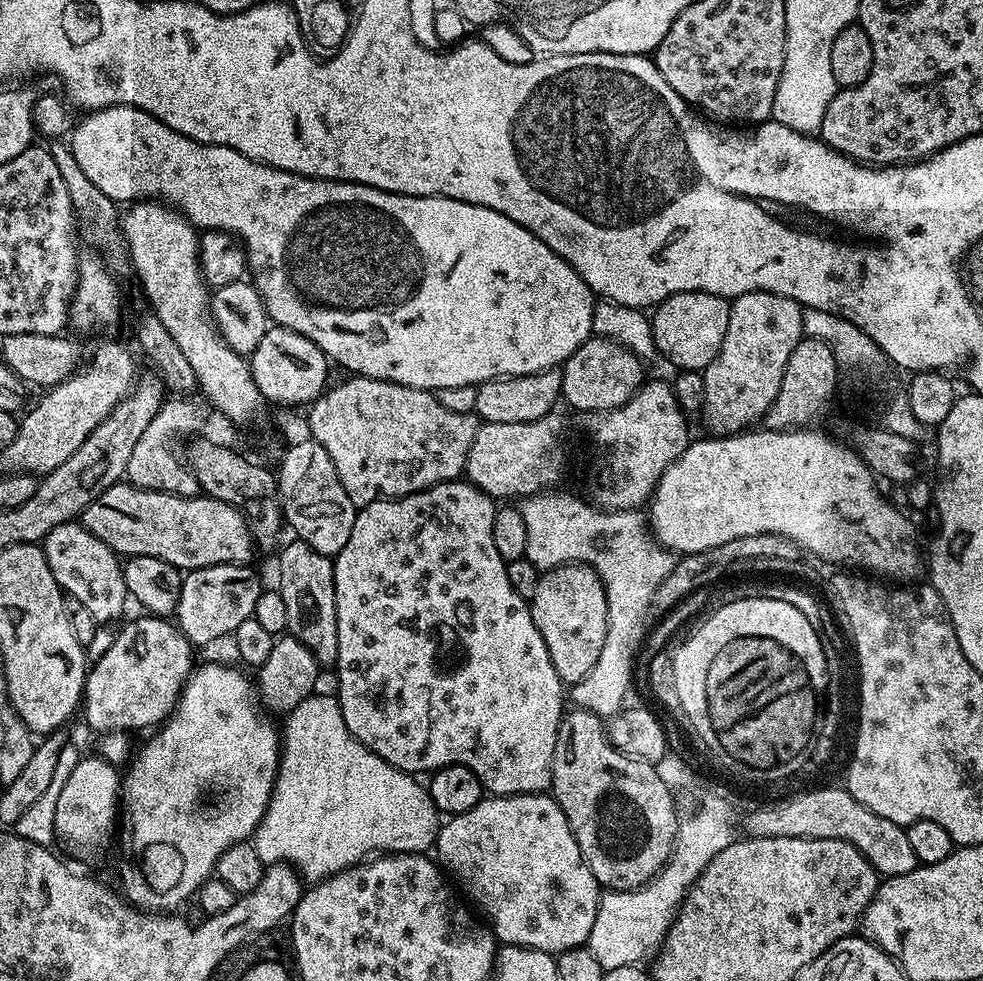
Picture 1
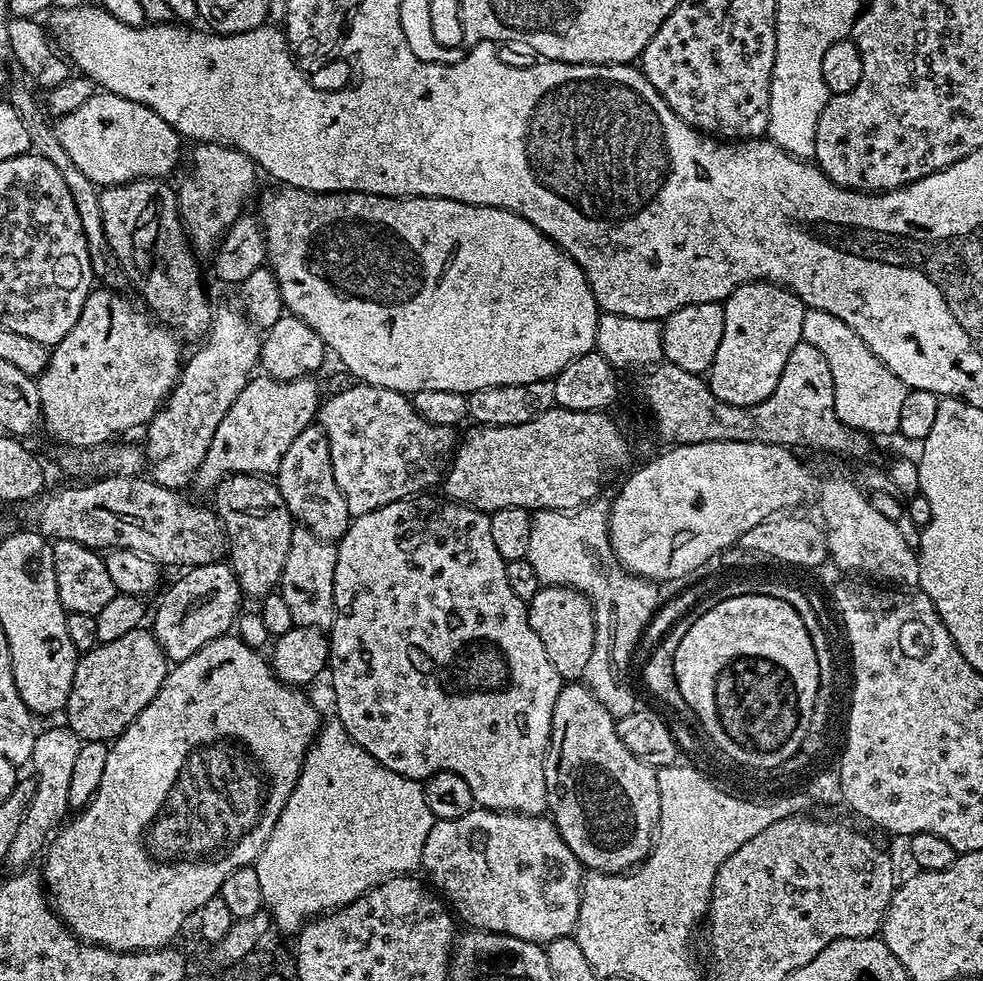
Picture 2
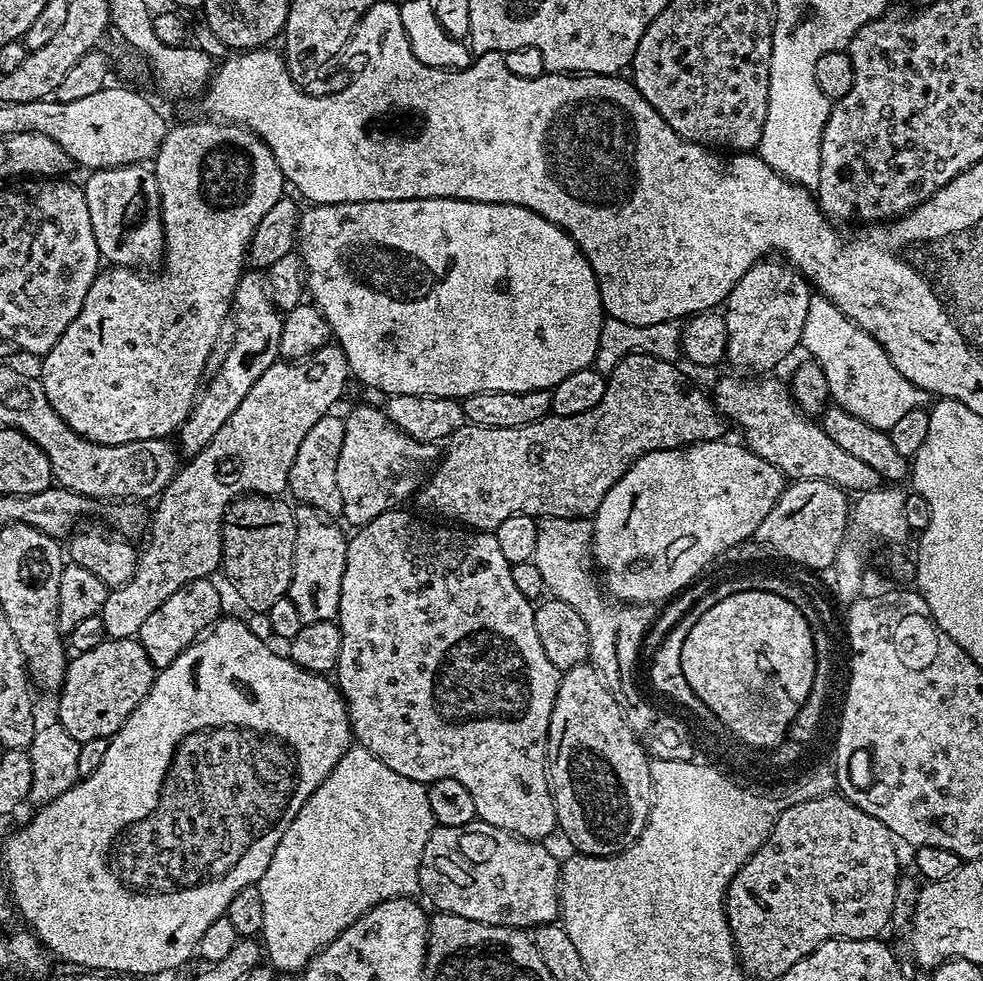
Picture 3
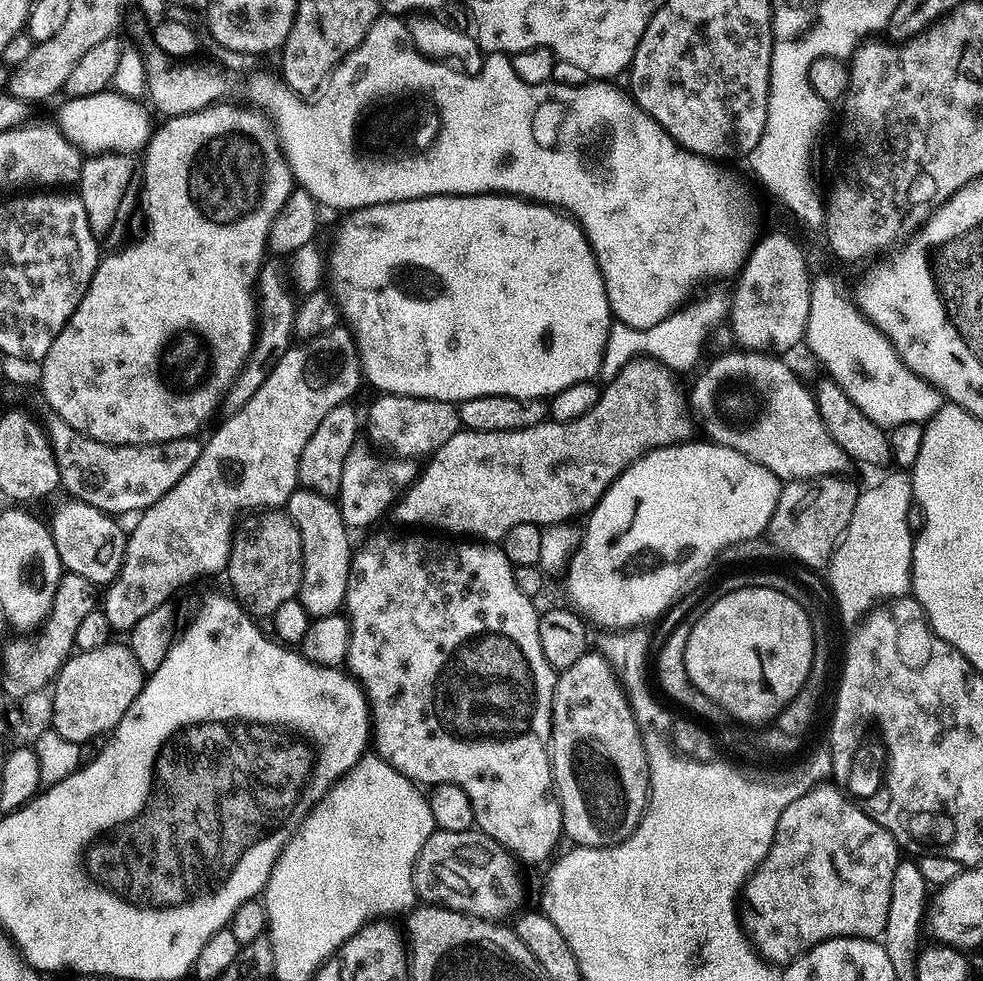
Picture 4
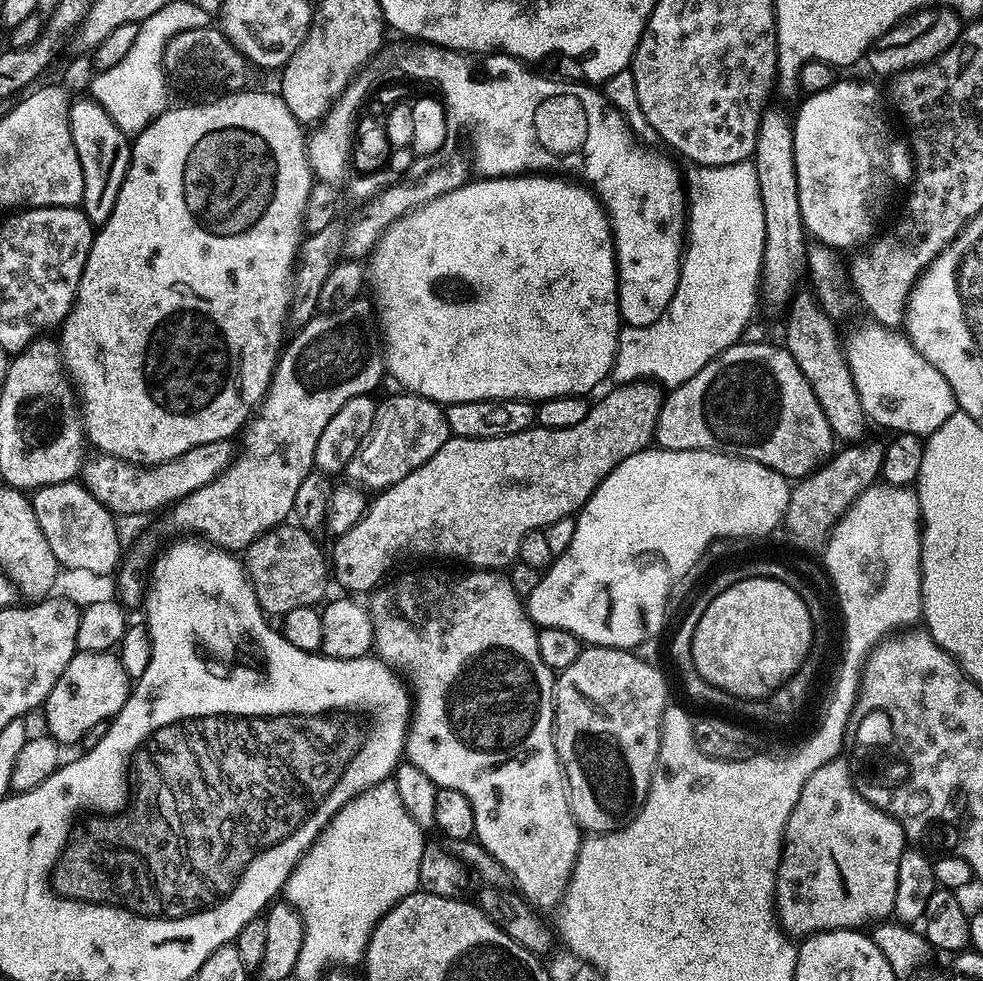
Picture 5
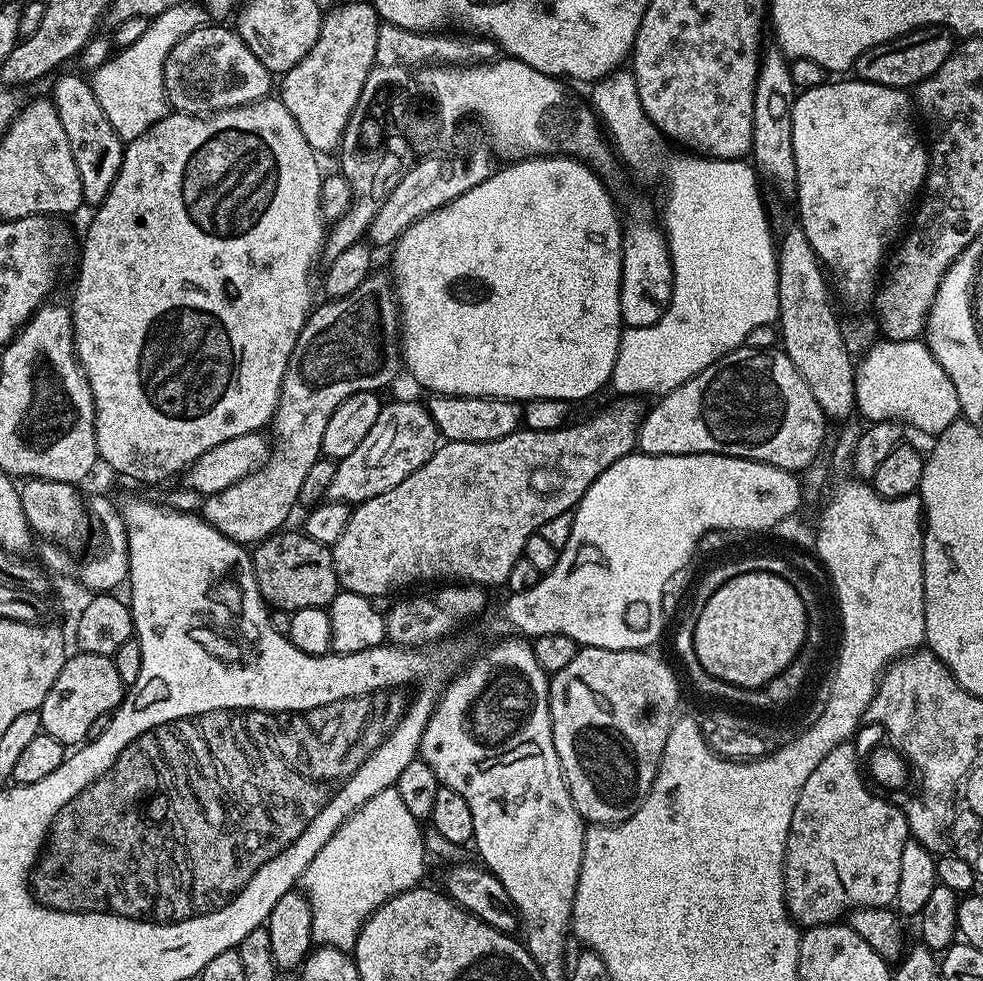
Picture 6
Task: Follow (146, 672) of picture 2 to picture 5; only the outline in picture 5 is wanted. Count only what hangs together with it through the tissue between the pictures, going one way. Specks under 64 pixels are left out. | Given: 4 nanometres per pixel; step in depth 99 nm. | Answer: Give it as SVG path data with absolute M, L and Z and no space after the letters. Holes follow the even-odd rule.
M77 651L76 655L70 658L58 682L54 682L48 699L42 705L48 722L47 735L57 744L74 744L83 741L83 736L91 728L99 729L105 722L111 721L113 716L117 716L129 695L130 677L115 651Z

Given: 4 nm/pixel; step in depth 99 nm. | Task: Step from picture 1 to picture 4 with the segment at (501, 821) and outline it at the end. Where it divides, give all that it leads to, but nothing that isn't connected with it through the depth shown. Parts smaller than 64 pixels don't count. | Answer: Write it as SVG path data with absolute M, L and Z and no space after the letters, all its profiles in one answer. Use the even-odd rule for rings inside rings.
M433 832L422 846L414 866L416 895L425 905L453 908L468 916L499 921L520 900L517 861L485 832Z

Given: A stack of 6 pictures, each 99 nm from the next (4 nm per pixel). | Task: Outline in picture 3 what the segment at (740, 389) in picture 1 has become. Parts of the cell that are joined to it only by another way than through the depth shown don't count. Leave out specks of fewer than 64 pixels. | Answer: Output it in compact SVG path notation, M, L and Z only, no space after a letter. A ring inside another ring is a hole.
M761 262L756 264L750 270L746 270L746 274L742 274L742 278L732 287L732 292L726 301L726 307L723 309L722 315L725 320L726 330L728 331L728 344L727 344L727 363L732 363L736 370L744 370L740 368L749 368L749 373L752 374L768 374L773 371L772 367L775 364L780 364L788 355L791 354L795 348L798 348L800 339L802 338L802 326L806 326L806 310L810 306L810 298L813 293L810 291L810 285L791 264L787 262L779 262L780 264L768 264L772 262Z

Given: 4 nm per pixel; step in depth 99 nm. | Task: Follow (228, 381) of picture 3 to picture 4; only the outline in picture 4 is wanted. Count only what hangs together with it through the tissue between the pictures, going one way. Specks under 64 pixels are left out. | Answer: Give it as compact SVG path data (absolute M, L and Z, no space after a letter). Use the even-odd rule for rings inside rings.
M272 258L265 263L260 271L258 281L258 312L261 324L258 328L258 337L254 345L254 351L249 357L248 363L244 365L244 371L239 380L236 381L231 393L230 404L233 409L238 409L262 386L262 382L268 376L268 367L279 362L282 354L293 347L294 333L296 331L296 311L298 300L288 293L289 281L280 273L279 259Z

